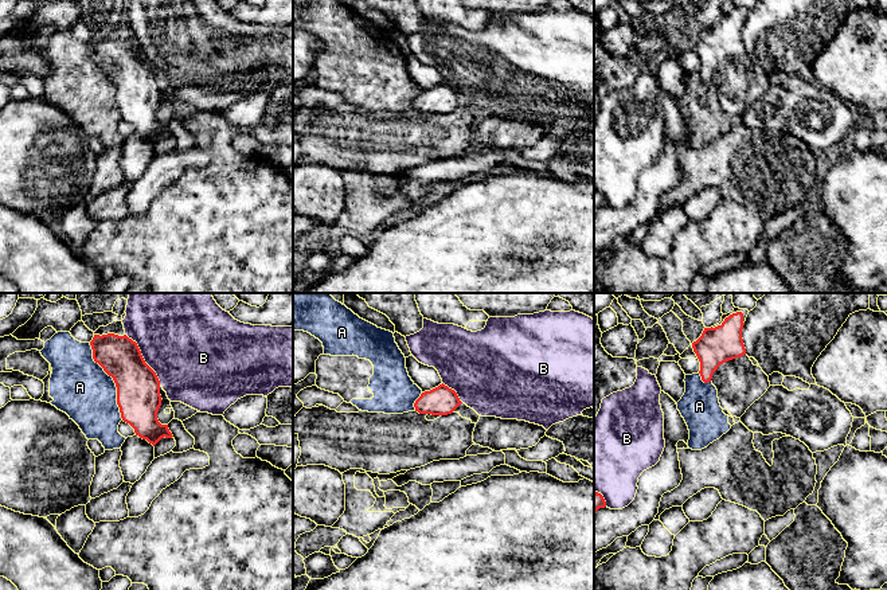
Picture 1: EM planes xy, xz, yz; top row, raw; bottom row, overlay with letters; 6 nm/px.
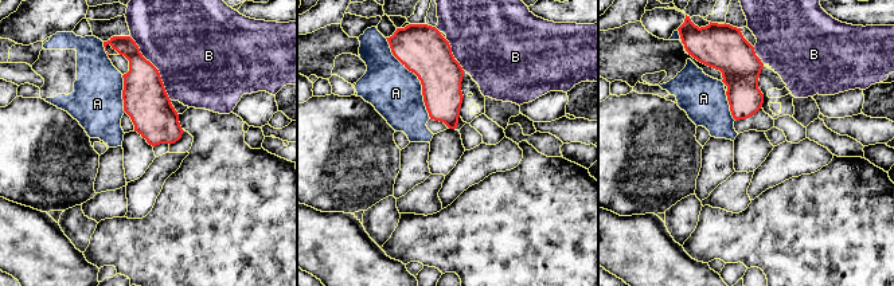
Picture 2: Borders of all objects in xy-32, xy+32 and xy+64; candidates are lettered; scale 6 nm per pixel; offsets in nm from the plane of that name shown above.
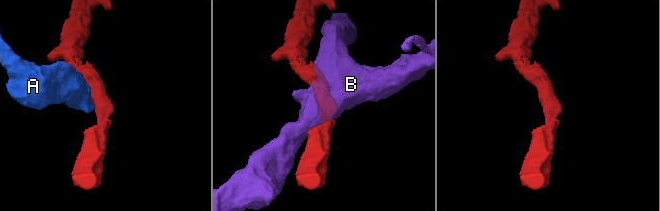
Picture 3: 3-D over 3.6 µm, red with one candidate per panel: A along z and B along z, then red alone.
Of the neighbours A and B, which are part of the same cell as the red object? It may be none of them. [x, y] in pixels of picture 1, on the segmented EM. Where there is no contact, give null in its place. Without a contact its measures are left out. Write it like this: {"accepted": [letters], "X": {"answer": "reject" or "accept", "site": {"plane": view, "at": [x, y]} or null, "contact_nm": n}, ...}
{"accepted": [], "A": {"answer": "reject", "site": {"plane": "xy", "at": [114, 382]}, "contact_nm": 500}, "B": {"answer": "reject", "site": {"plane": "xy", "at": [143, 359]}, "contact_nm": 380}}

